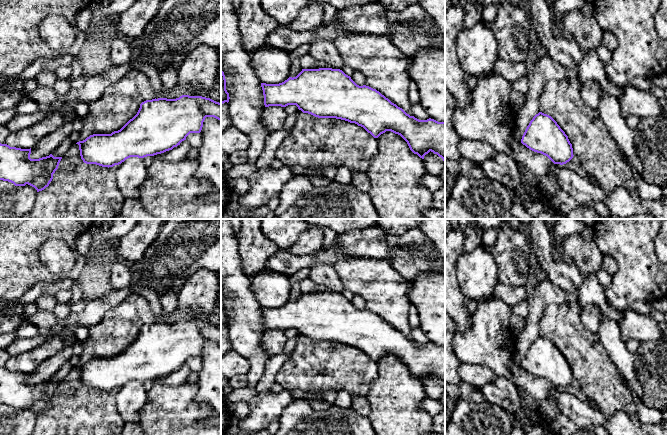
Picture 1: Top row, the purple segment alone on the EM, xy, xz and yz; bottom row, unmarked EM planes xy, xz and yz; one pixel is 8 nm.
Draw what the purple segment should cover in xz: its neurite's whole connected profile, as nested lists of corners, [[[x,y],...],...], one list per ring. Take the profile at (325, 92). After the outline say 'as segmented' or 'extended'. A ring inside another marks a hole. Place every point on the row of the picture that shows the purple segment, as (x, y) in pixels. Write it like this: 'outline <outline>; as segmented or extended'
outline [[[302,69],[296,77],[289,77],[279,84],[261,83],[264,105],[286,107],[296,105],[303,113],[318,118],[336,118],[363,127],[374,138],[386,131],[400,135],[410,150],[420,158],[430,151],[445,161],[445,122],[434,119],[419,120],[407,114],[376,89],[357,85],[340,69]]]; as segmented

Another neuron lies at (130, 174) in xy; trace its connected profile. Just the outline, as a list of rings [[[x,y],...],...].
[[[130,157],[116,169],[116,182],[124,198],[139,199],[140,187],[147,176],[143,158]]]

